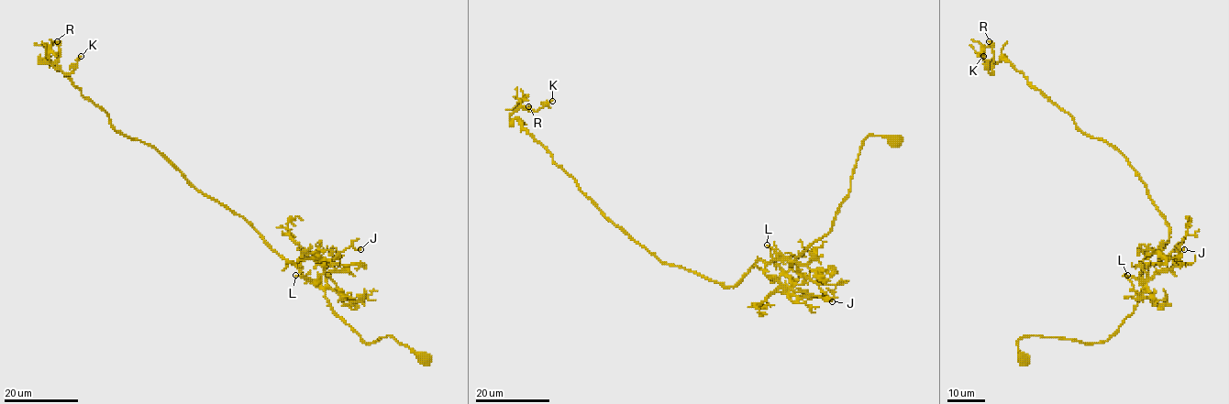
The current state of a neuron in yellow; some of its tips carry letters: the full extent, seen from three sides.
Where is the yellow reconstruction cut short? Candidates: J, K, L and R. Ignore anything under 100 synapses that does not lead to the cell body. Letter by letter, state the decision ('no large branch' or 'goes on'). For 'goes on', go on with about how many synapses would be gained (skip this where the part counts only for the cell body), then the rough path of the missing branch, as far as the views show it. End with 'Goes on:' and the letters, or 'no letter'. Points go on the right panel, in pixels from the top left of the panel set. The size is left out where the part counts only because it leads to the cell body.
J: no large branch
K: no large branch
L: no large branch
R: no large branch
Goes on: no letter

